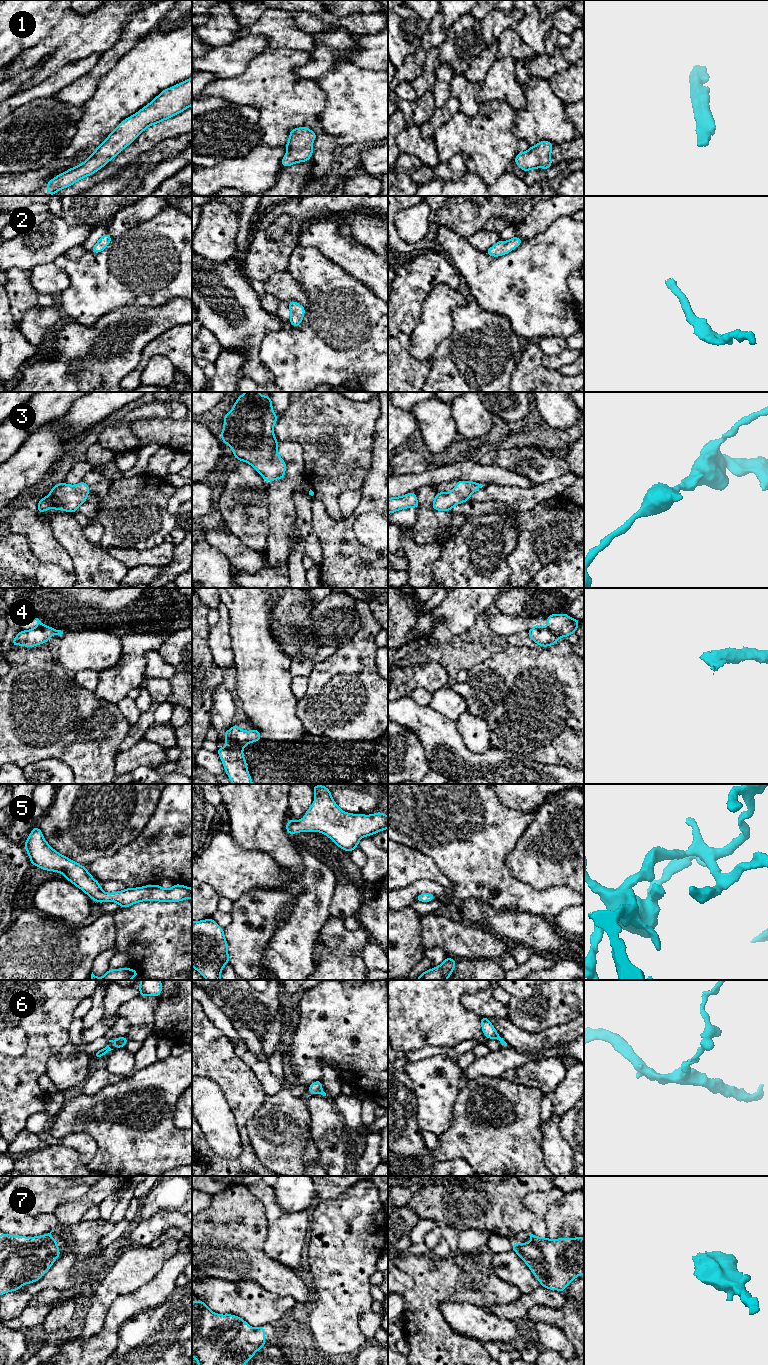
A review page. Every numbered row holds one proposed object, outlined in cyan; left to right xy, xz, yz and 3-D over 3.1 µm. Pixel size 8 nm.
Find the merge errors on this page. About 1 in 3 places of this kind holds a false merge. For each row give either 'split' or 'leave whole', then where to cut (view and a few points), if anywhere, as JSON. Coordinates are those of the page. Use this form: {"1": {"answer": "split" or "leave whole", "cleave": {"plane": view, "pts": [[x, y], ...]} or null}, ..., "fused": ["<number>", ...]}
{"1": {"answer": "leave whole", "cleave": null}, "2": {"answer": "leave whole", "cleave": null}, "3": {"answer": "leave whole", "cleave": null}, "4": {"answer": "split", "cleave": {"plane": "yz", "pts": [[535, 627], [546, 628], [558, 637]]}}, "5": {"answer": "leave whole", "cleave": null}, "6": {"answer": "leave whole", "cleave": null}, "7": {"answer": "leave whole", "cleave": null}, "fused": ["4"]}

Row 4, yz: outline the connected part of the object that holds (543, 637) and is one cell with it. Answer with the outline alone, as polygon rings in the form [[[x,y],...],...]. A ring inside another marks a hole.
[[[532,628],[526,632],[529,637],[541,647],[555,645],[558,642],[558,636],[547,629]]]

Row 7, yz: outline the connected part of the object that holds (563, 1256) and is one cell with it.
[[[529,1235],[529,1243],[513,1243],[512,1250],[531,1269],[541,1286],[564,1293],[570,1282],[584,1274],[584,1238],[550,1240]]]

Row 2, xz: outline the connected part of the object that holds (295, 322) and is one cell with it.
[[[288,301],[288,305],[290,308],[289,322],[292,326],[298,327],[302,323],[303,316],[305,314],[305,307],[295,301]]]

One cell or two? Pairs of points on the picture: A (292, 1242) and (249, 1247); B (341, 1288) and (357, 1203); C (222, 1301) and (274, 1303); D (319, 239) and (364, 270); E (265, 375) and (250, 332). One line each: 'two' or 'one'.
A: two
B: one
C: one
D: one
E: one

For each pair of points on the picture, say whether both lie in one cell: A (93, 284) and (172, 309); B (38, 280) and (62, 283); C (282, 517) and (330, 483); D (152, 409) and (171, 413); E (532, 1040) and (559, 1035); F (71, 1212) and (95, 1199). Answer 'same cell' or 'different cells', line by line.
A: different cells
B: same cell
C: different cells
D: same cell
E: same cell
F: same cell

